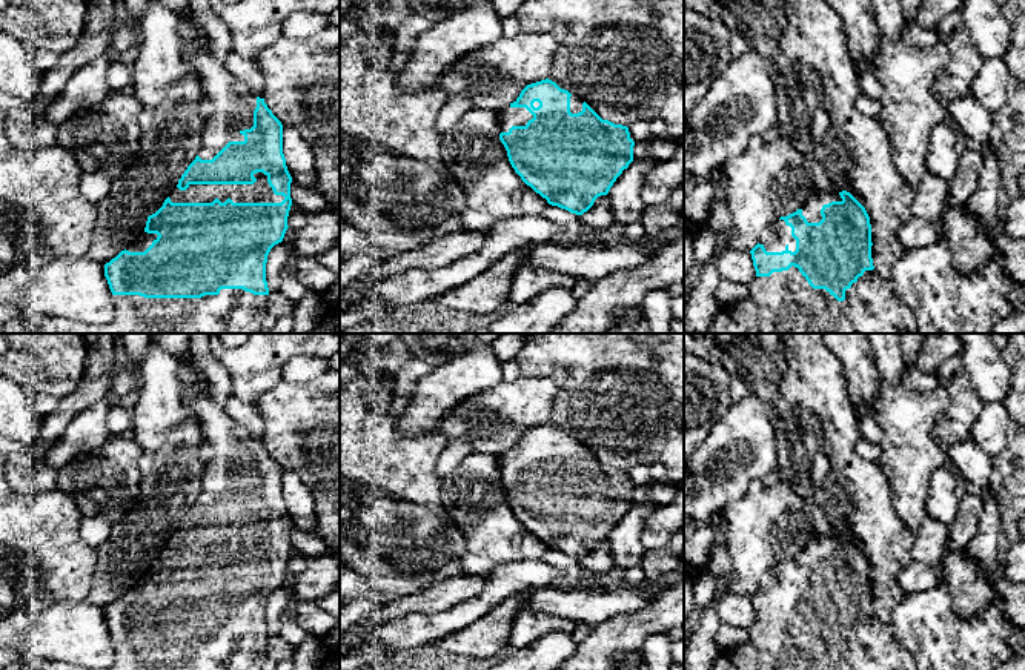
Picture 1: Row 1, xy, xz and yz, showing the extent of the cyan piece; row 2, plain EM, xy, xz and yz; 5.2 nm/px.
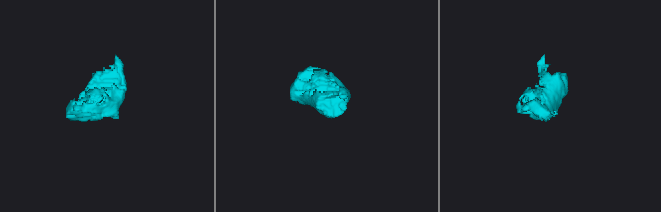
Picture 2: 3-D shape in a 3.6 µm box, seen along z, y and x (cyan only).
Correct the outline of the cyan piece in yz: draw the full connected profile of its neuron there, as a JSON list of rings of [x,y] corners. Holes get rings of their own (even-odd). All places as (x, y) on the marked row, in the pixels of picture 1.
[[[813,186],[801,209],[781,217],[762,231],[759,243],[750,250],[756,278],[748,286],[748,297],[736,304],[719,307],[704,333],[916,333],[914,312],[896,298],[891,281],[874,270],[871,246],[871,224],[865,207],[847,191],[818,192]]]

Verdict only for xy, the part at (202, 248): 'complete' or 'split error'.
split error

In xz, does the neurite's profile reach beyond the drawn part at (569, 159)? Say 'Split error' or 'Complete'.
Split error

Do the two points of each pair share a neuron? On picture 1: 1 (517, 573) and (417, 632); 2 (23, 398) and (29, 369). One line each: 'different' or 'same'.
1: same
2: different

